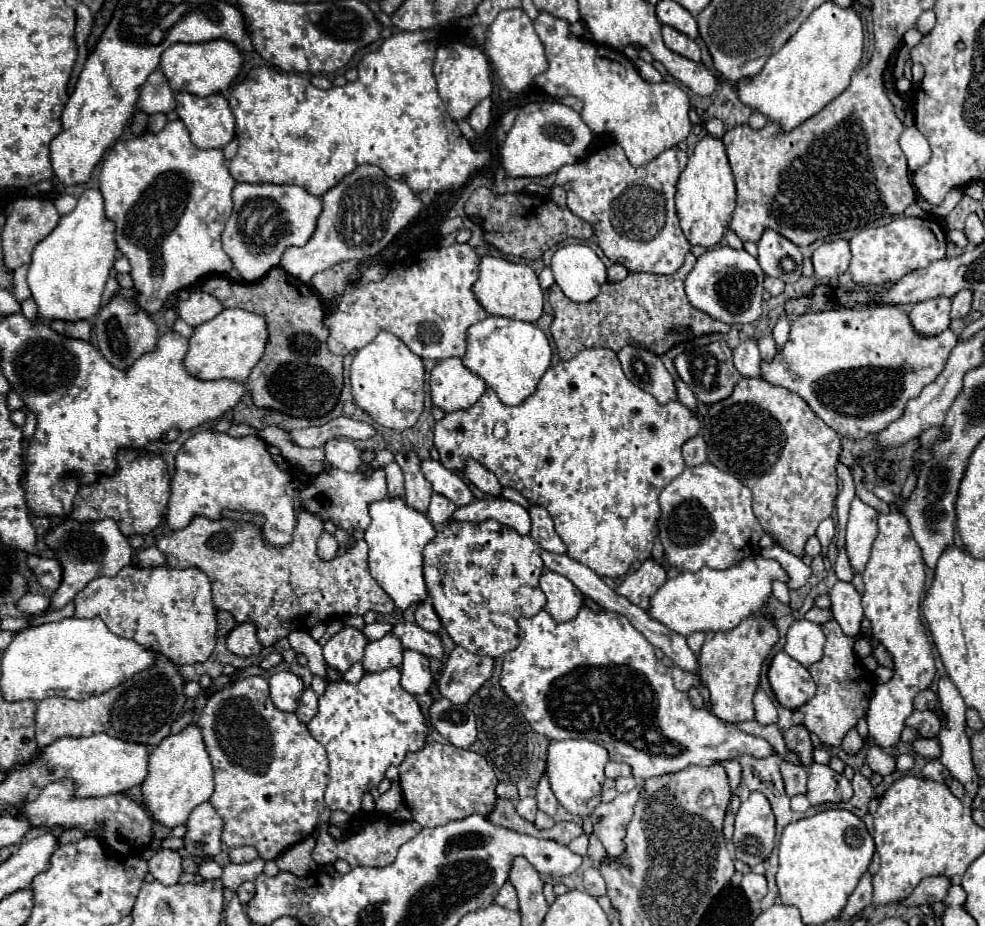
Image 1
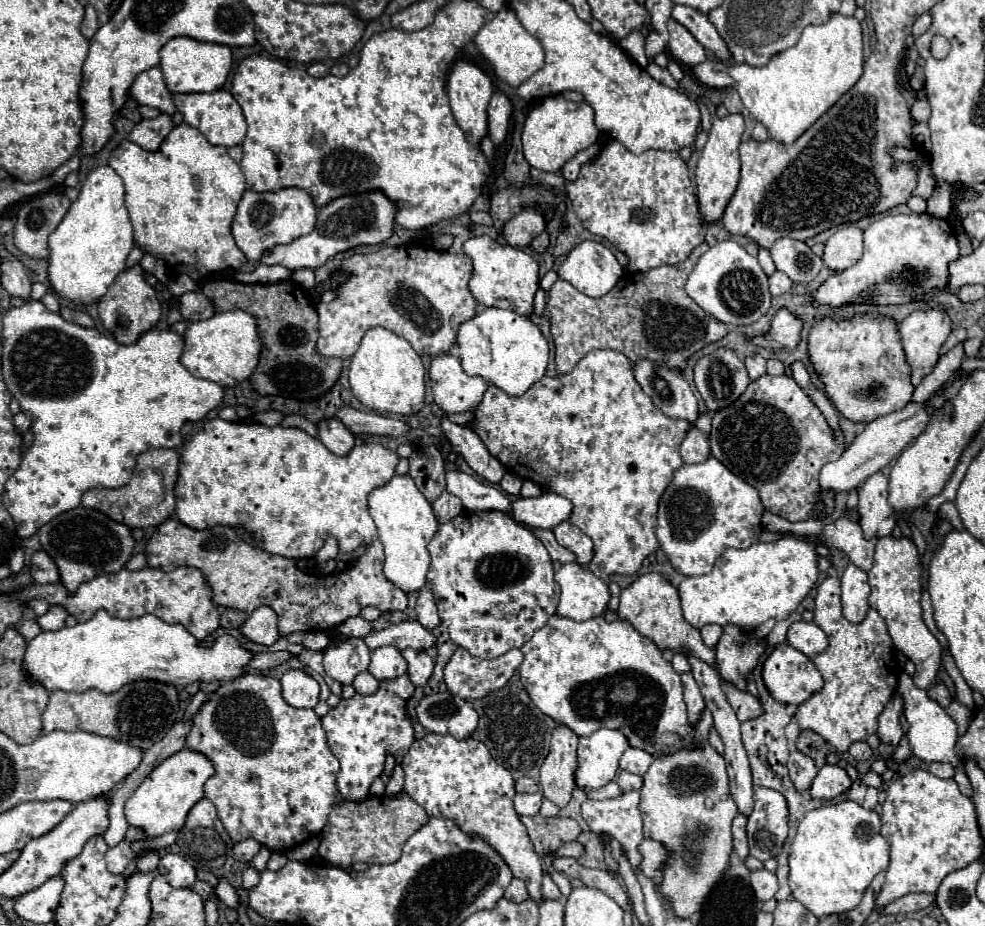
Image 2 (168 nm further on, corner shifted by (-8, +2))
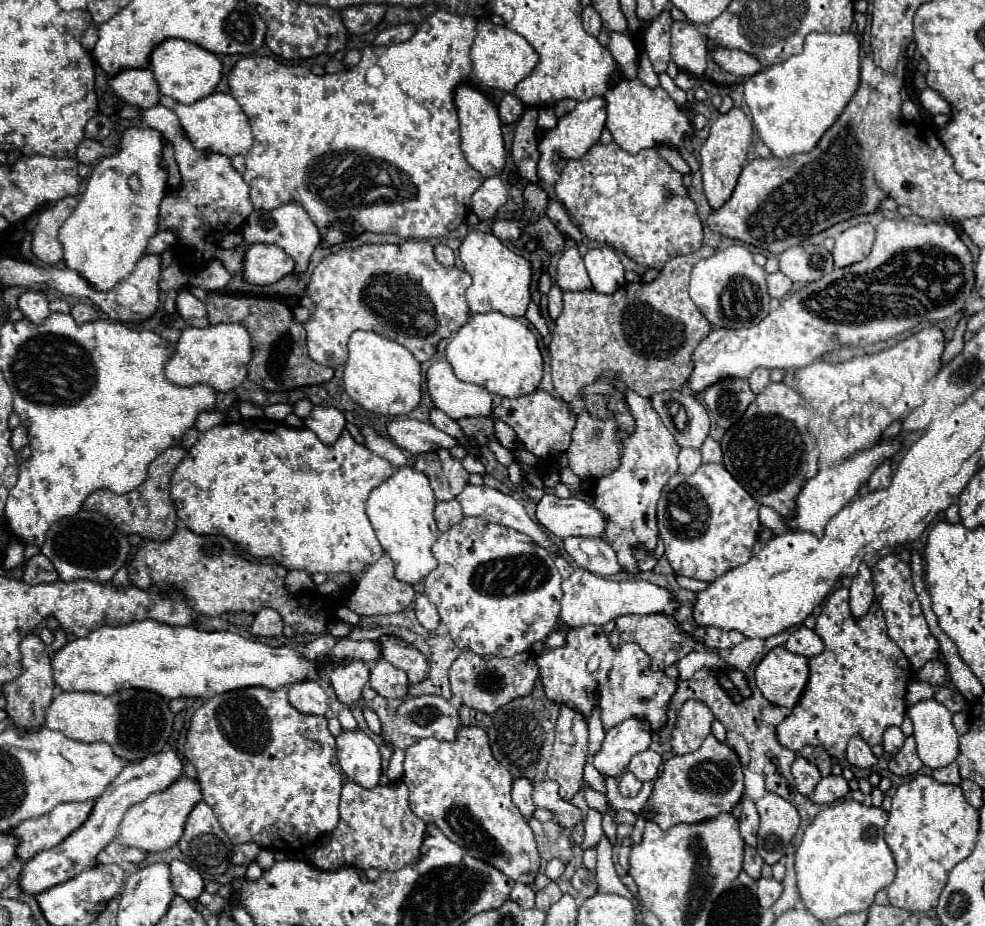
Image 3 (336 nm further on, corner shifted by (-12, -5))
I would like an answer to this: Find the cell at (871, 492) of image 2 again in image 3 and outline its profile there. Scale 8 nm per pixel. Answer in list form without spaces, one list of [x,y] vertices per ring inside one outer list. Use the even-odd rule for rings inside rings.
[[[891,458],[881,462],[877,466],[877,470],[871,474],[869,478],[869,490],[881,490],[881,488],[887,488],[891,484]]]

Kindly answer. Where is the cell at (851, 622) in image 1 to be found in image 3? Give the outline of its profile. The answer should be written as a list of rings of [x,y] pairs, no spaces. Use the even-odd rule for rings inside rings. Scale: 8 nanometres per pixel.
[[[863,562],[859,566],[859,572],[857,576],[853,578],[853,584],[849,588],[851,592],[851,614],[855,618],[861,618],[867,614],[867,610],[871,608],[873,600],[875,600],[875,594],[873,594],[873,580],[871,580],[871,570],[867,568],[867,564]]]

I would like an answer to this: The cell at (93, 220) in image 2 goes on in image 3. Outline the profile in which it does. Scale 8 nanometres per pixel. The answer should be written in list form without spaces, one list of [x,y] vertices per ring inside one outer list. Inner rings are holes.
[[[129,126],[121,134],[121,142],[117,144],[117,154],[105,156],[99,160],[99,164],[93,168],[87,188],[81,194],[81,200],[77,208],[71,212],[71,216],[65,220],[65,224],[59,230],[59,242],[63,244],[65,262],[67,268],[77,270],[95,290],[111,290],[119,280],[129,276],[133,272],[137,260],[145,254],[147,242],[155,232],[159,230],[157,216],[159,216],[159,204],[163,196],[167,194],[167,170],[161,166],[163,160],[163,134],[149,126]],[[131,176],[137,176],[141,182],[141,190],[135,192],[129,188],[127,180]]]

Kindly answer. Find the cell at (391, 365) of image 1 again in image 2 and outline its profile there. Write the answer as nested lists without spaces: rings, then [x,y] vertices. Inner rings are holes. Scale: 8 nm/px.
[[[385,327],[365,333],[349,367],[349,383],[355,397],[373,411],[391,415],[415,415],[425,407],[425,367],[409,341]]]

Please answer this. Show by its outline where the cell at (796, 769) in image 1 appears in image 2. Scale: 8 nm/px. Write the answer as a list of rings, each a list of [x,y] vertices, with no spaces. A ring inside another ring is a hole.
[[[793,751],[791,757],[789,757],[787,767],[789,767],[789,777],[791,777],[791,781],[793,781],[793,785],[795,785],[795,789],[797,789],[799,793],[811,789],[813,777],[815,777],[817,771],[819,771],[819,769],[815,767],[815,763],[813,763],[811,757],[807,757],[807,755],[799,753],[799,751]]]

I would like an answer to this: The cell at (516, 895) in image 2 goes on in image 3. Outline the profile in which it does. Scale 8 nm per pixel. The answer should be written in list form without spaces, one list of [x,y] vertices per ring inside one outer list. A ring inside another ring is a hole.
[[[515,882],[513,890],[511,890],[511,900],[517,902],[521,908],[533,908],[535,906],[535,892],[531,886]]]

